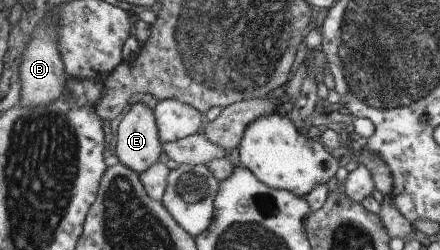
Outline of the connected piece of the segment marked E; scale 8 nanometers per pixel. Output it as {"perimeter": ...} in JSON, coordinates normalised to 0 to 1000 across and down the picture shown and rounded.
{"perimeter":[[[311,408],[275,472],[261,536],[261,624],[270,656],[320,696],[368,632],[348,440]]]}

